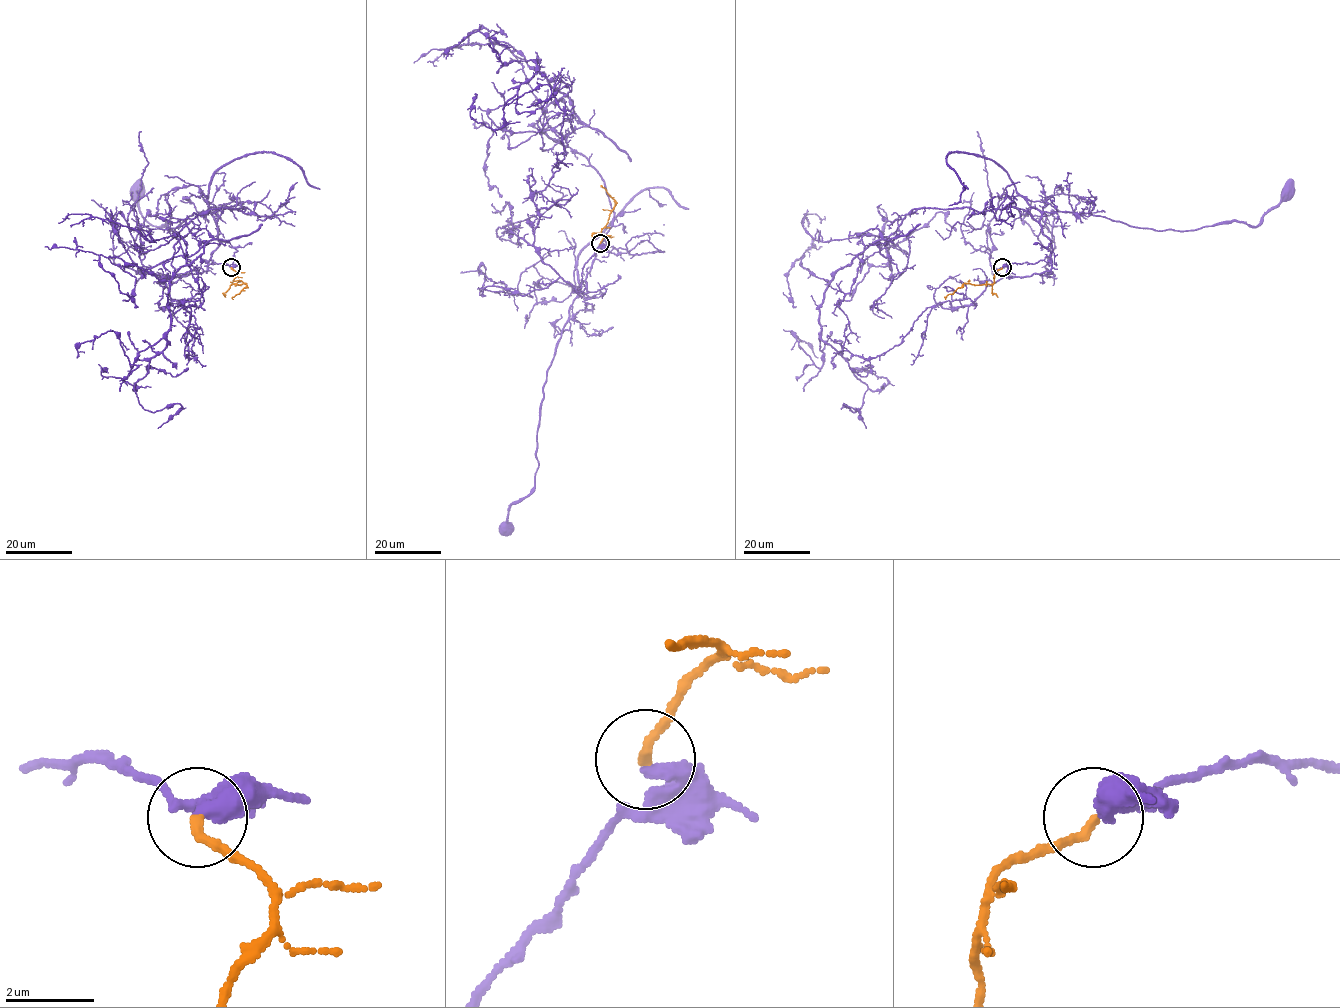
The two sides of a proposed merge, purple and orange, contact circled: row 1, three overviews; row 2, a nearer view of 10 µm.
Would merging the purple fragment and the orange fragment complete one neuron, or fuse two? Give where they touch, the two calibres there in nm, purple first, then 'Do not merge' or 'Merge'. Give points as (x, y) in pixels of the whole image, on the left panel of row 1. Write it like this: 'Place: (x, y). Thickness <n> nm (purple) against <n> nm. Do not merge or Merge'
Place: (231, 267). Thickness 400 nm (purple) against 200 nm. Merge

